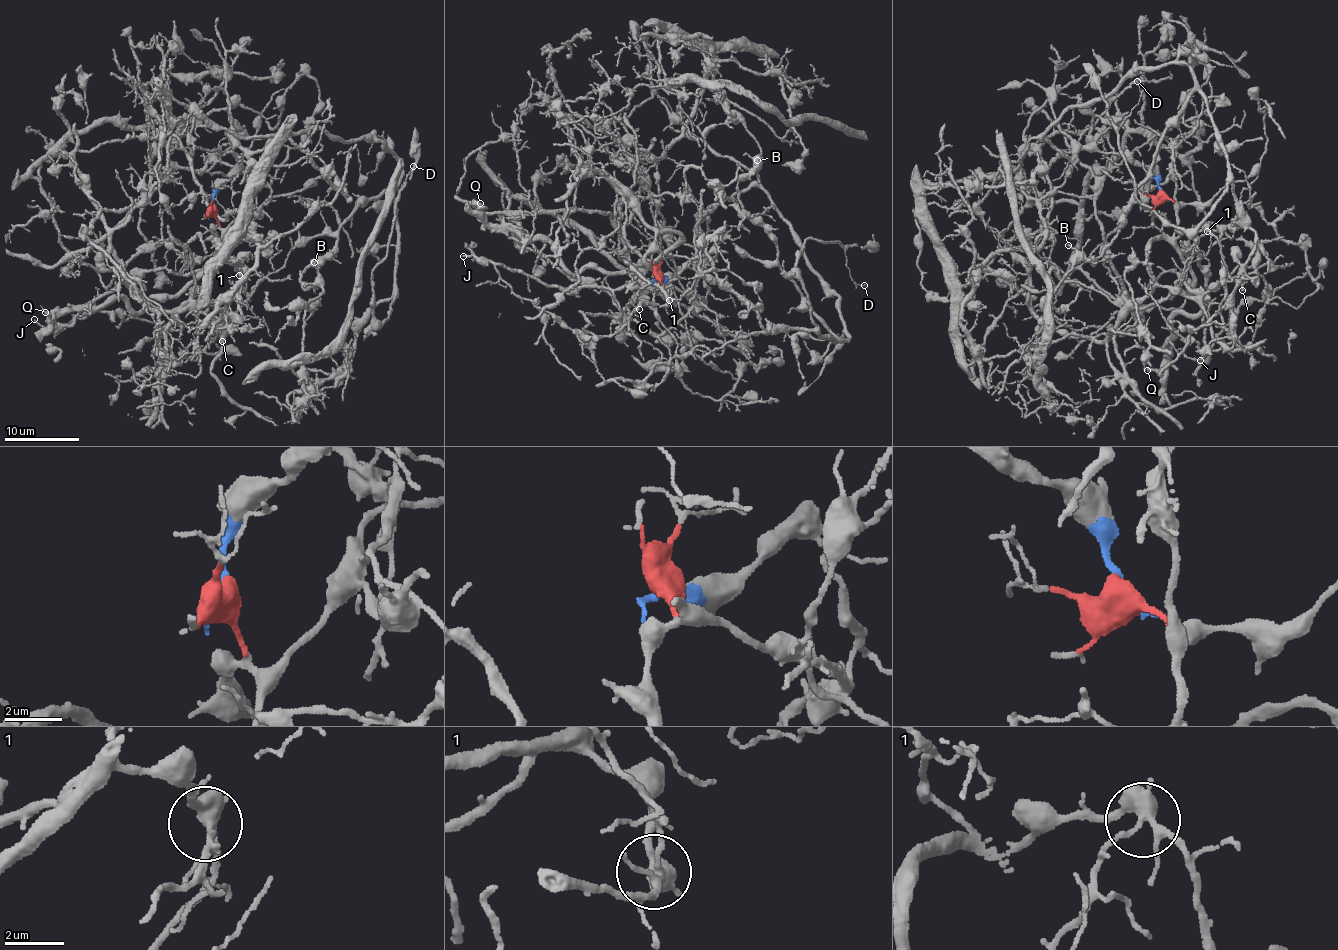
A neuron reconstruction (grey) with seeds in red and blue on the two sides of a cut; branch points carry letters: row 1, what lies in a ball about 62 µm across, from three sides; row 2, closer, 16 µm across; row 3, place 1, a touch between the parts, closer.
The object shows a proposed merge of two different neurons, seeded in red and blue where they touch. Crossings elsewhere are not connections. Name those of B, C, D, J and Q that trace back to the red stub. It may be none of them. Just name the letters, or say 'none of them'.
C, J, Q

